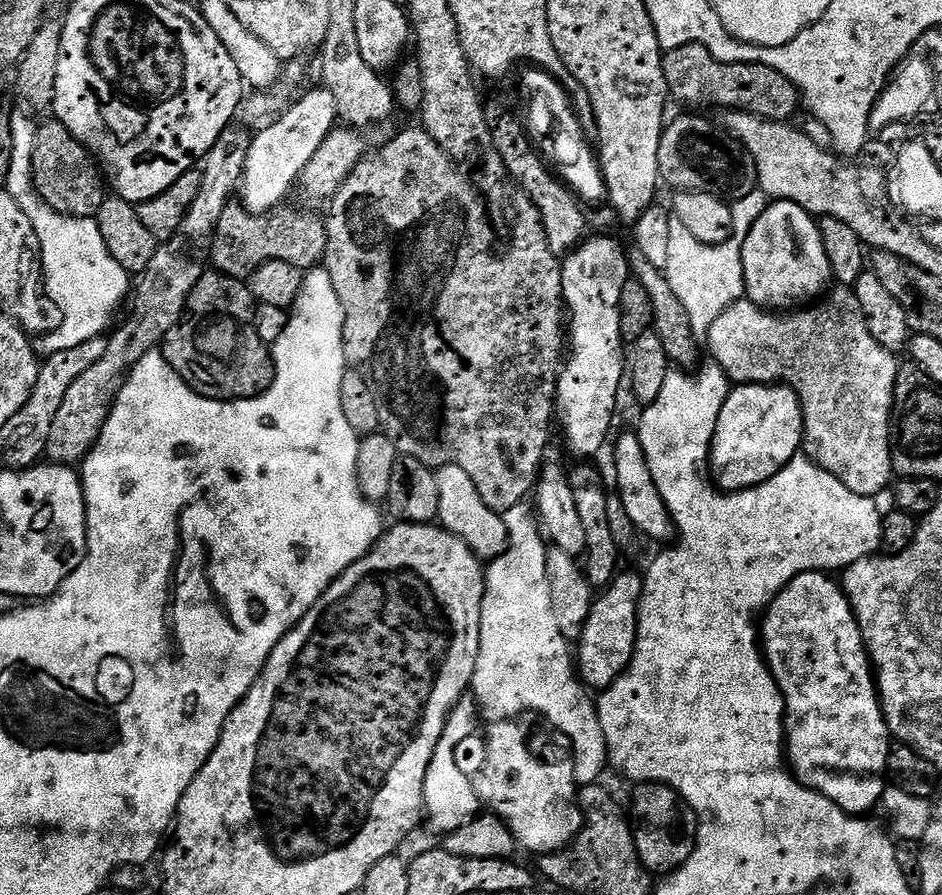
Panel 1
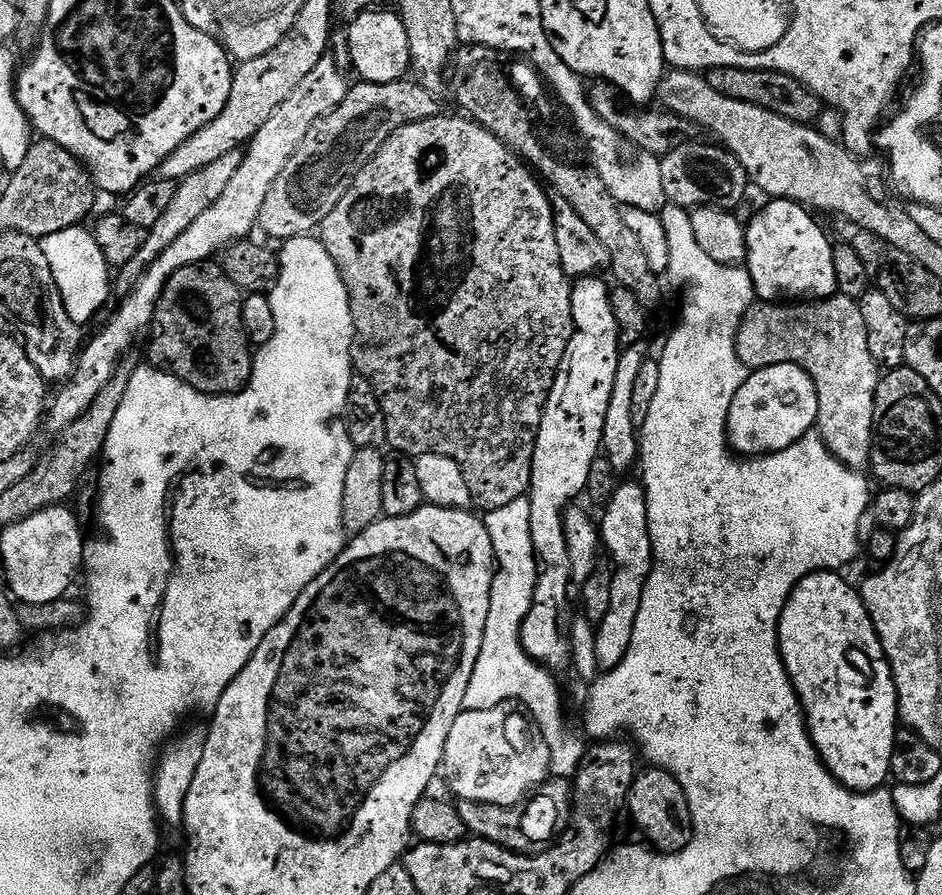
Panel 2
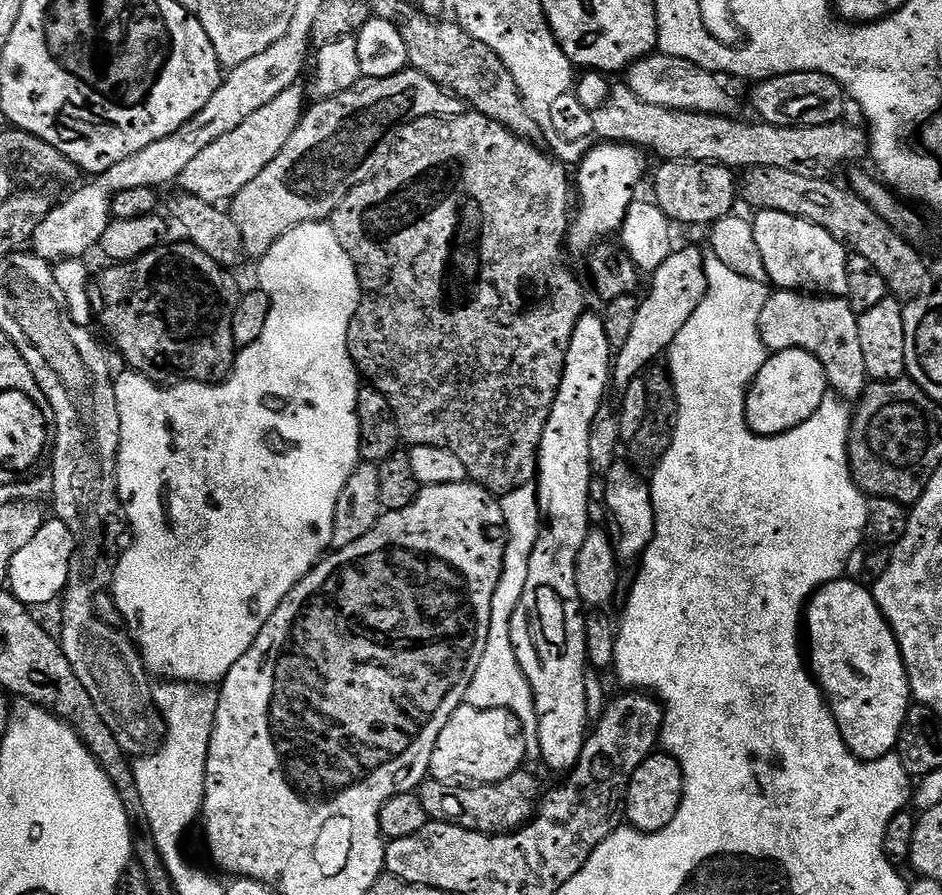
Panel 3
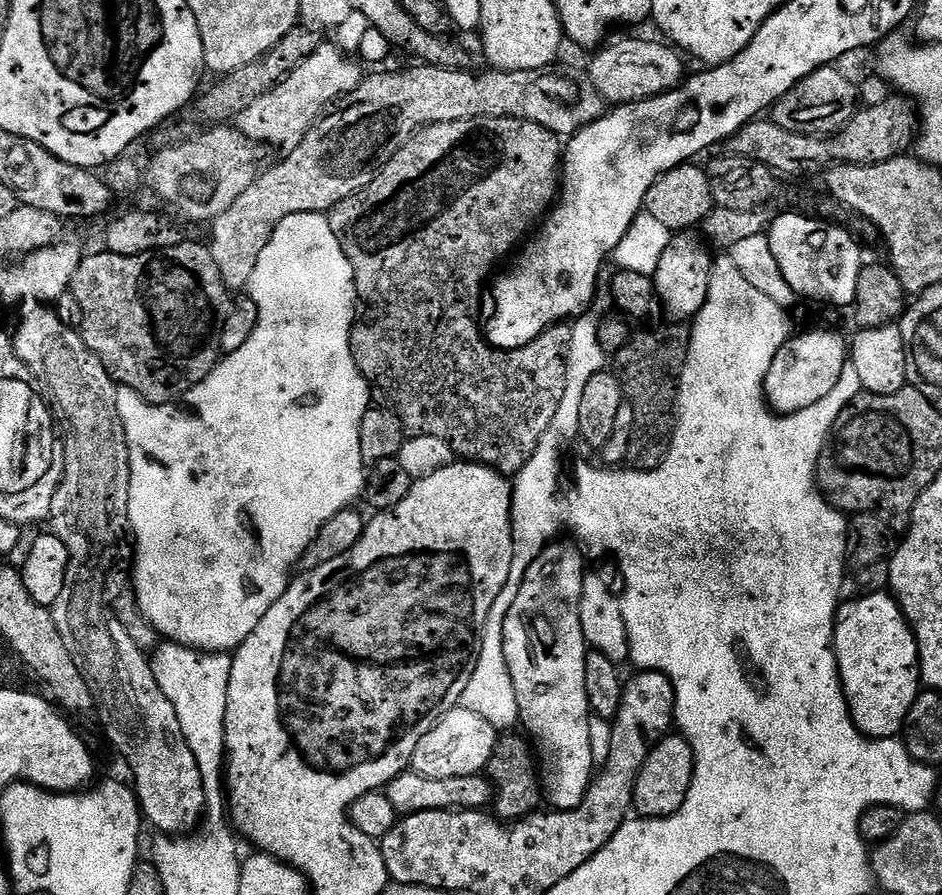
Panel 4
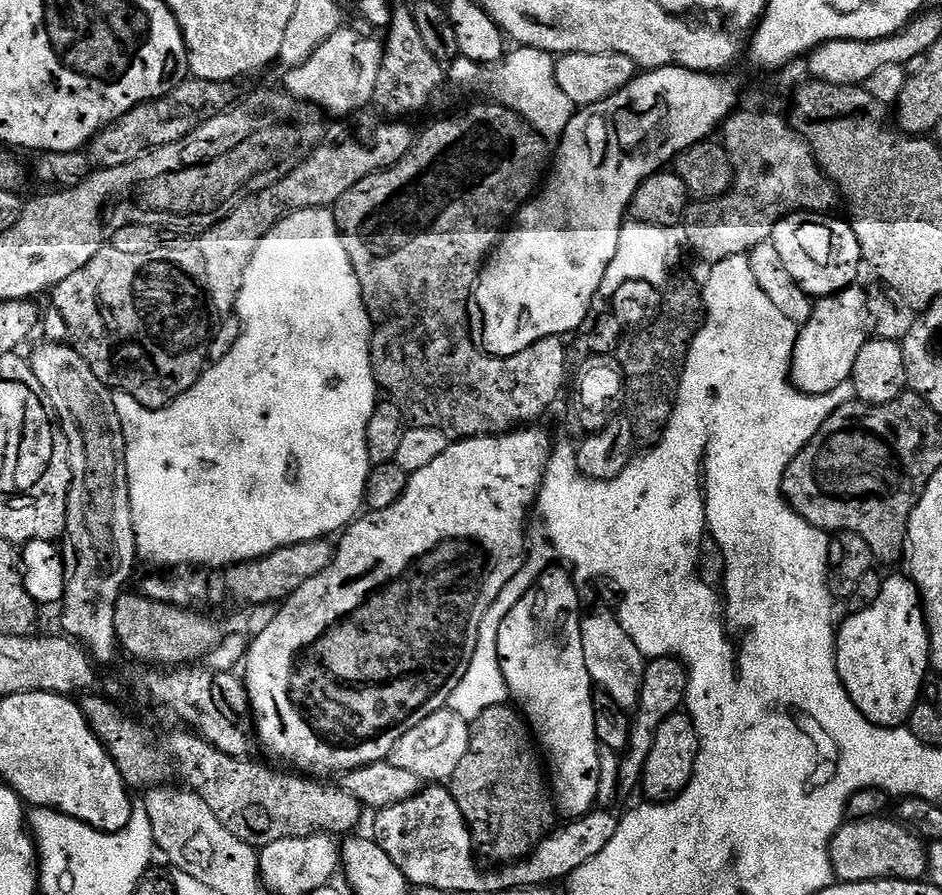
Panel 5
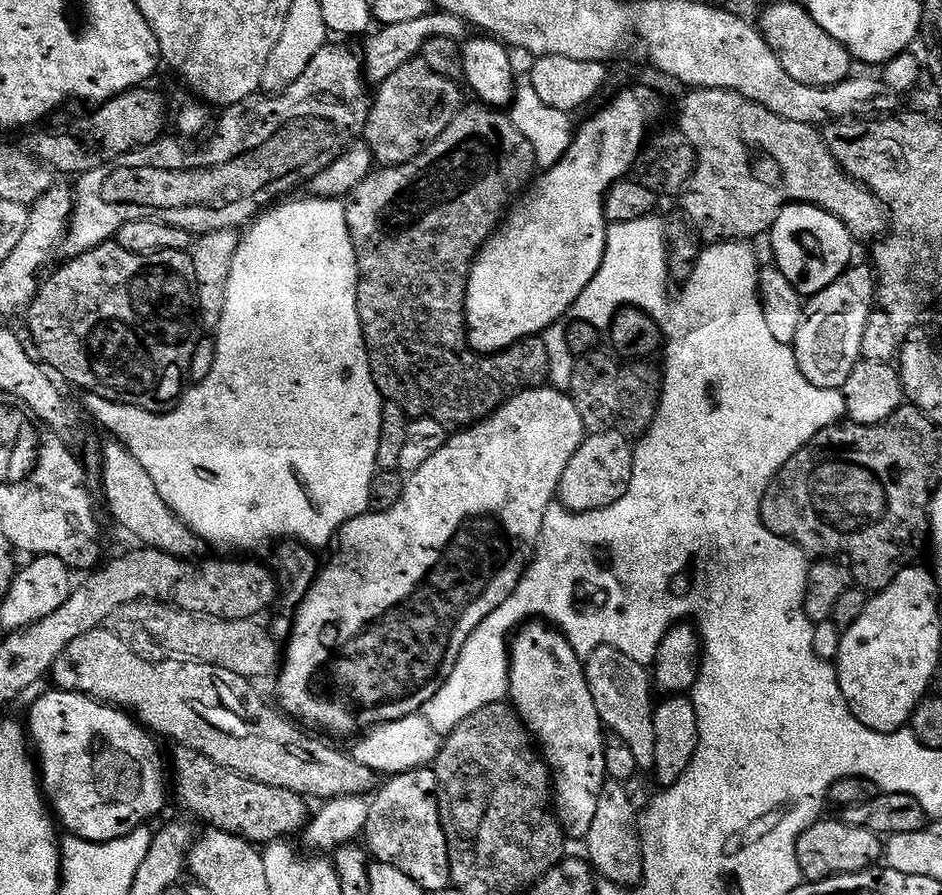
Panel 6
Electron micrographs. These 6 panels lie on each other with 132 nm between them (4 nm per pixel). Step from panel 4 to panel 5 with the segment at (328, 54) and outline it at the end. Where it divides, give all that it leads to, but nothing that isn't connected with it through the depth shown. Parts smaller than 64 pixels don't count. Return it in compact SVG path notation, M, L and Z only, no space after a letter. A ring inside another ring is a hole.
M346 26L341 27L340 30L332 34L305 63L289 69L284 74L286 76L284 84L282 84L288 95L296 100L311 104L313 107L322 110L324 108L332 115L332 118L347 118L355 115L356 112L363 111L375 99L378 70L381 68L383 43L379 39L364 38L347 28Z

